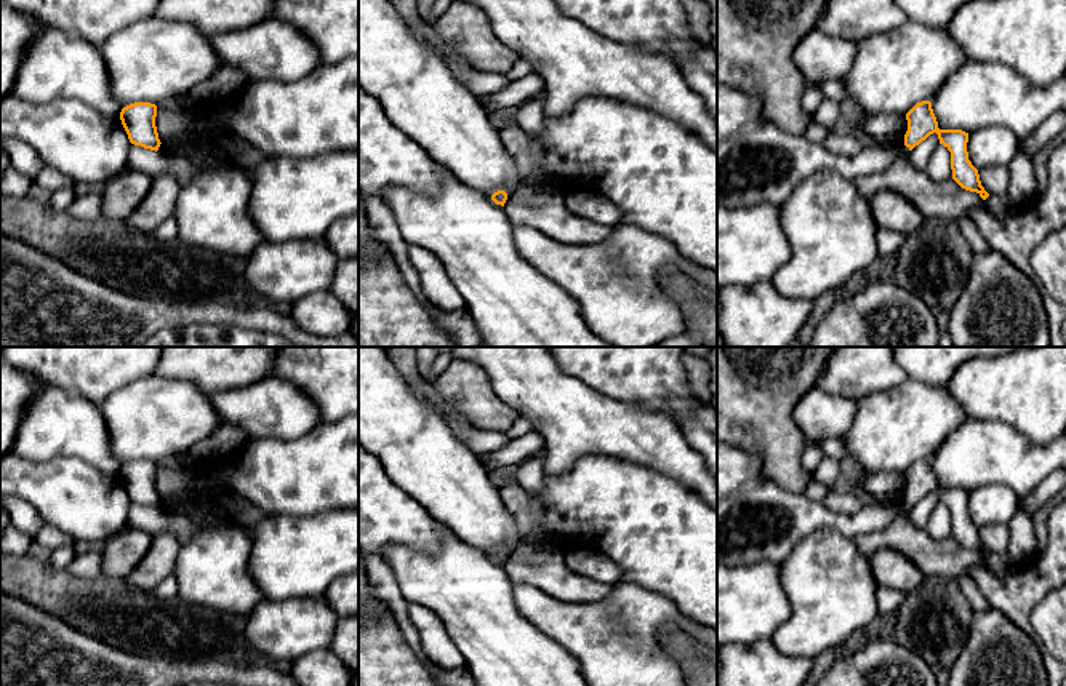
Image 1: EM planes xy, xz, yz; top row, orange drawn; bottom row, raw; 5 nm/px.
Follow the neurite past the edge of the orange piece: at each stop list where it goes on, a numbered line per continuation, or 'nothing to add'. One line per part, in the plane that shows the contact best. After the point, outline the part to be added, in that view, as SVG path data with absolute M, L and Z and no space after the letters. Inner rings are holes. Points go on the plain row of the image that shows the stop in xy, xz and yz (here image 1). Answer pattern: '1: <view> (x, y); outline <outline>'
1: yz (757, 520); outline M717 443L717 564L728 568L770 561L781 564L794 547L820 528L837 529L855 539L885 529L898 515L909 515L906 504L861 507L855 513L834 513L805 494L791 493L767 480L760 457L733 445Z

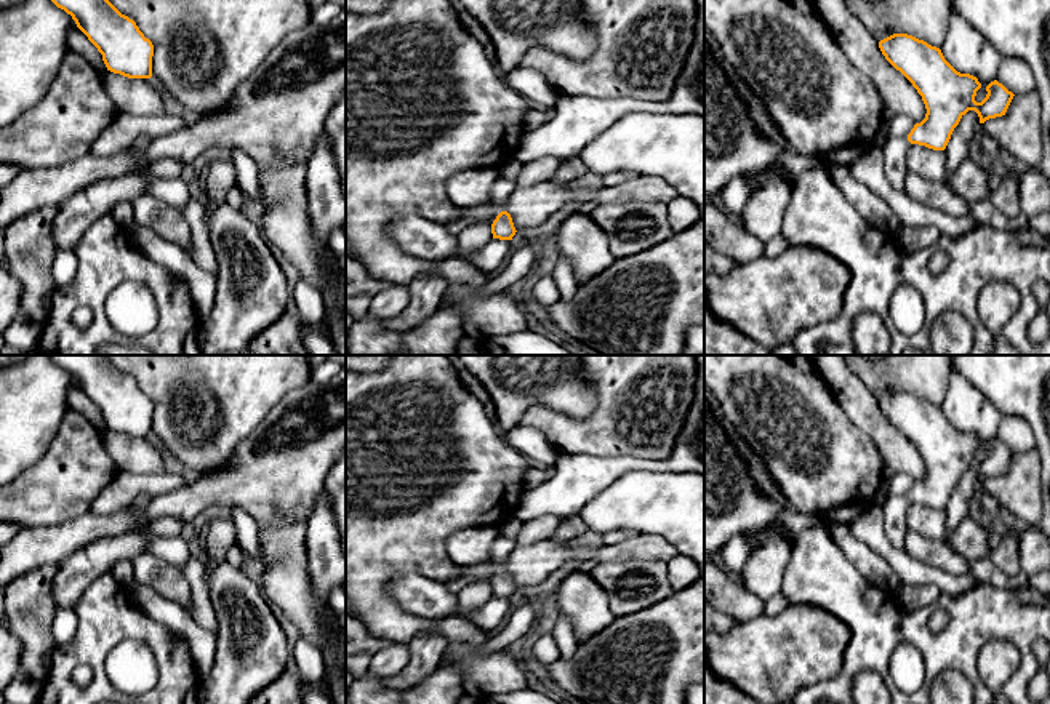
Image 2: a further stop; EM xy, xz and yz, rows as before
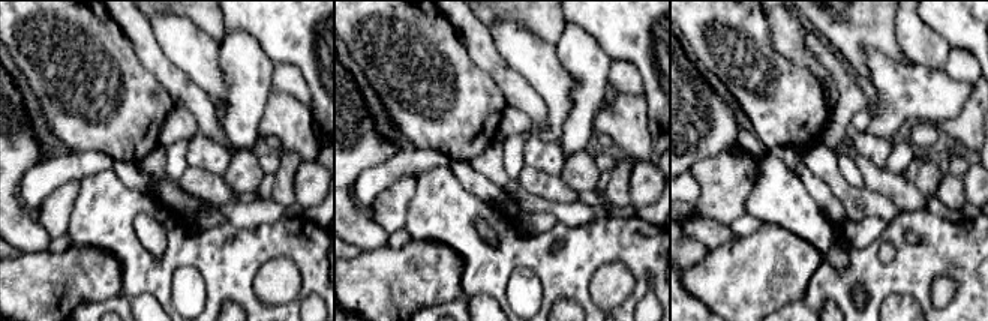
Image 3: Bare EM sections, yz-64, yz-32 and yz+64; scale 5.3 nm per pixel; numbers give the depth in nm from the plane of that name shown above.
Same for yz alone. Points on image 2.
1: yz (895, 508); outline M888 496L884 502L884 528L888 541L896 549L904 549L908 523L906 510L911 501L908 496Z

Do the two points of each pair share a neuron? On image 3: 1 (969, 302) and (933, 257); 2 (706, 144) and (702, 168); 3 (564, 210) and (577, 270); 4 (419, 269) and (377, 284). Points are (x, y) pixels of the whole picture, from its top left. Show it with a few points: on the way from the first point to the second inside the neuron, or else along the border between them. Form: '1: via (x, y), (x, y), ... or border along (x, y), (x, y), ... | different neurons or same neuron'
1: via (969, 285), (964, 267), (954, 257), (949, 257) | same neuron
2: border along (736, 144), (700, 158), (690, 171) | different neurons
3: border along (601, 218), (579, 225), (558, 222) | different neurons
4: via (408, 279), (387, 284) | same neuron

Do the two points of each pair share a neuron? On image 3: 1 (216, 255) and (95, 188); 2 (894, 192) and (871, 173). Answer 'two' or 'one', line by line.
1: one
2: one

